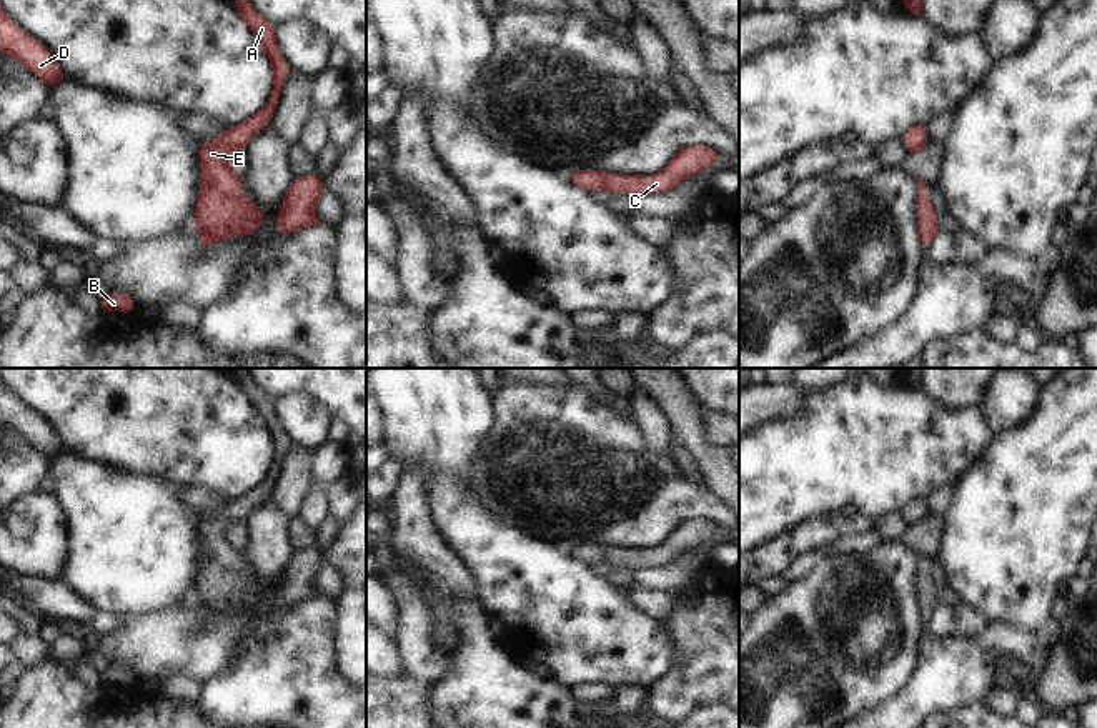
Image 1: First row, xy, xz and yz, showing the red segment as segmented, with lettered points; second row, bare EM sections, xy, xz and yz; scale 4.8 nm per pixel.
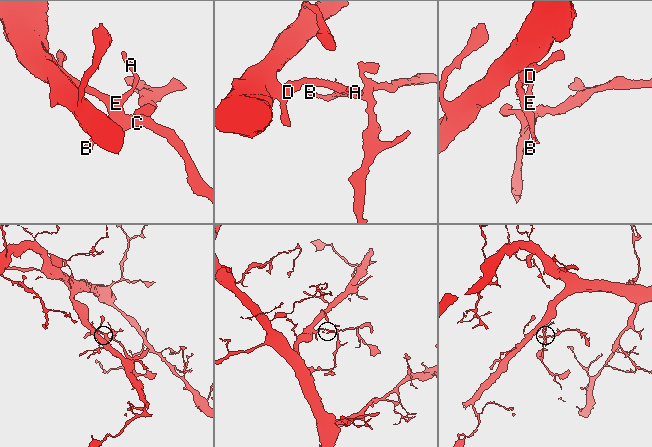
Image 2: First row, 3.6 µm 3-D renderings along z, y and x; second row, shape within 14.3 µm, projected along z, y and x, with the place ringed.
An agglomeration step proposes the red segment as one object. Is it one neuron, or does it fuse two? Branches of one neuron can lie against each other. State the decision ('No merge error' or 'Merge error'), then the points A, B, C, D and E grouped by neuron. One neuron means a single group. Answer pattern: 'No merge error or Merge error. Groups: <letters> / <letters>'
No merge error. Groups: A B C D E

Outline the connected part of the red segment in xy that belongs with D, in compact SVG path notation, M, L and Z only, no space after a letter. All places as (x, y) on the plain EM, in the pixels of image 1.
M0 376L0 425L15 431L20 438L37 448L48 461L67 451L50 423L17 398Z

